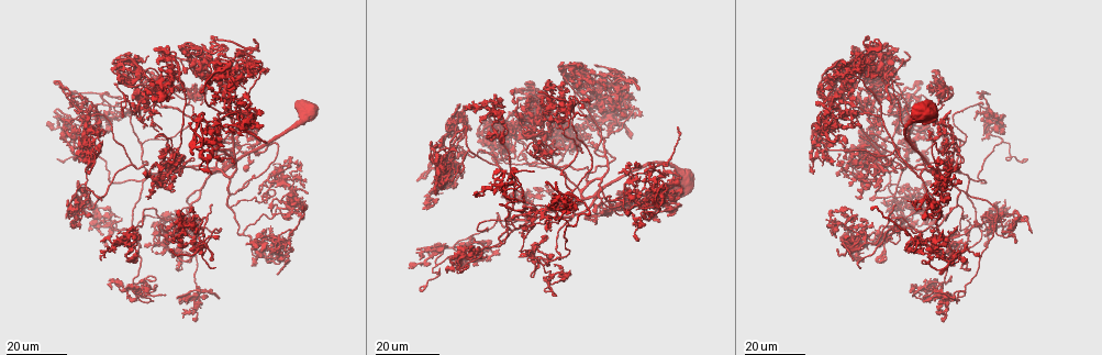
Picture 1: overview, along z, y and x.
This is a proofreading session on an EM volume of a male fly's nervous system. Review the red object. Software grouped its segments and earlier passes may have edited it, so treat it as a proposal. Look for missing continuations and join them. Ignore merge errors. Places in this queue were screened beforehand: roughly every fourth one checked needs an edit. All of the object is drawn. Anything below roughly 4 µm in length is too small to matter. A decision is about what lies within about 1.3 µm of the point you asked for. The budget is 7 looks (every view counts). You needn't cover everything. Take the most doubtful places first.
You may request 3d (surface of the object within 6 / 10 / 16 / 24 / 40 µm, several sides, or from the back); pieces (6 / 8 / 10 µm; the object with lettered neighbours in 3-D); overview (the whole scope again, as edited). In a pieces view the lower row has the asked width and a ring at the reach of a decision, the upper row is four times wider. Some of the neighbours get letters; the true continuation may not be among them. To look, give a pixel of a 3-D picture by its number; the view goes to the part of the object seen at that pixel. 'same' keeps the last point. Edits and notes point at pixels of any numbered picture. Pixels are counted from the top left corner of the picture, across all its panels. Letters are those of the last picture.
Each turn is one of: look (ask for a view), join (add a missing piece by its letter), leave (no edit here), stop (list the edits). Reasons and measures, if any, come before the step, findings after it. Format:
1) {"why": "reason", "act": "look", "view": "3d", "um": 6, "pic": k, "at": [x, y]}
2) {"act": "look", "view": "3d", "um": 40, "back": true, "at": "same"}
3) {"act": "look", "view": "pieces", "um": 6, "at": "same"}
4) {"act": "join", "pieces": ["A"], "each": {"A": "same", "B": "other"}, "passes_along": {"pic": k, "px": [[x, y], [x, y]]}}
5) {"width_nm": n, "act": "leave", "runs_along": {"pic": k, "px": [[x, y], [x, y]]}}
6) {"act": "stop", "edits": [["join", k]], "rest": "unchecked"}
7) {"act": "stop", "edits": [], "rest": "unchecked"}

{"act": "look", "view": "3d", "um": 16, "pic": 1, "at": [585, 115]}

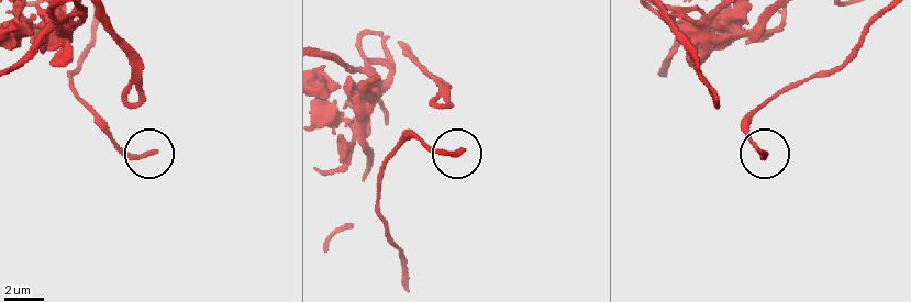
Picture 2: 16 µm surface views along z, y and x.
{"why": "see the neighbours", "act": "look", "view": "pieces", "um": 10, "pic": 2, "at": [154, 152]}

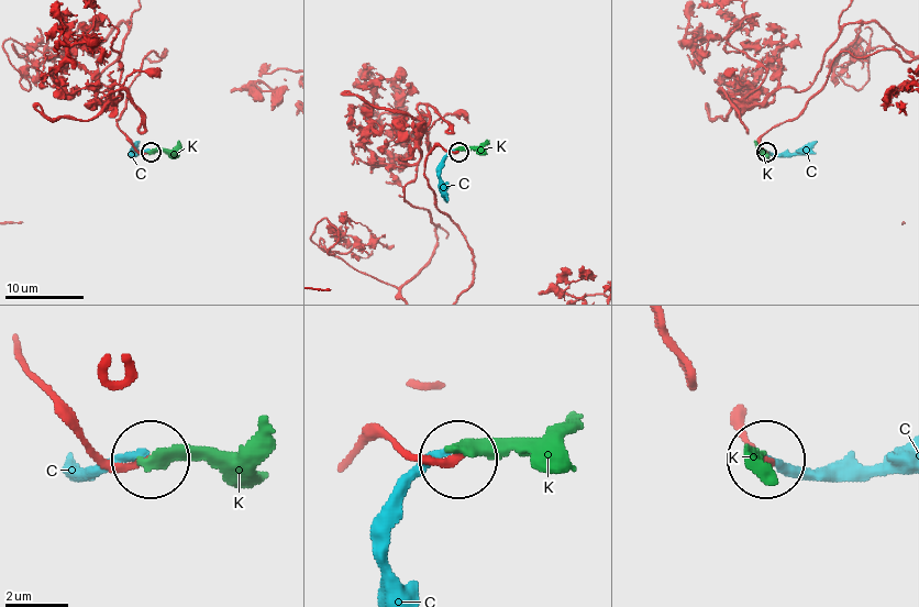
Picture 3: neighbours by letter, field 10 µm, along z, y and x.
{"act": "leave", "each": {"C": "other", "K": "other"}, "runs_along": {"pic": 3, "px": [[349, 461], [380, 438], [435, 461], [456, 461]]}, "found": "no lettered piece goes on from it"}

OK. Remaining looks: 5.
{"why": "free end", "act": "look", "view": "3d", "um": 16, "pic": 1, "at": [444, 244]}

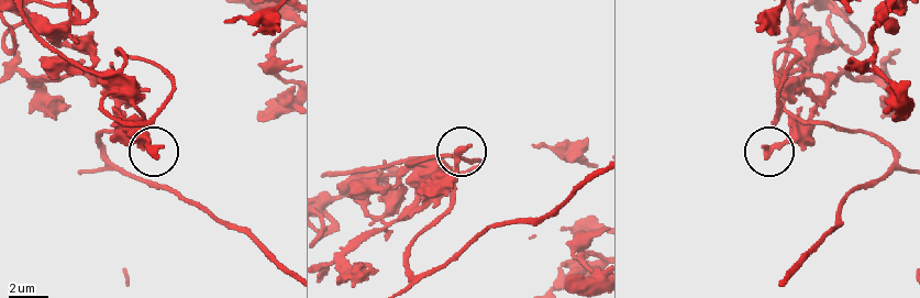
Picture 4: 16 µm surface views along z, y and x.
{"act": "look", "view": "pieces", "um": 8, "pic": 4, "at": [765, 156]}

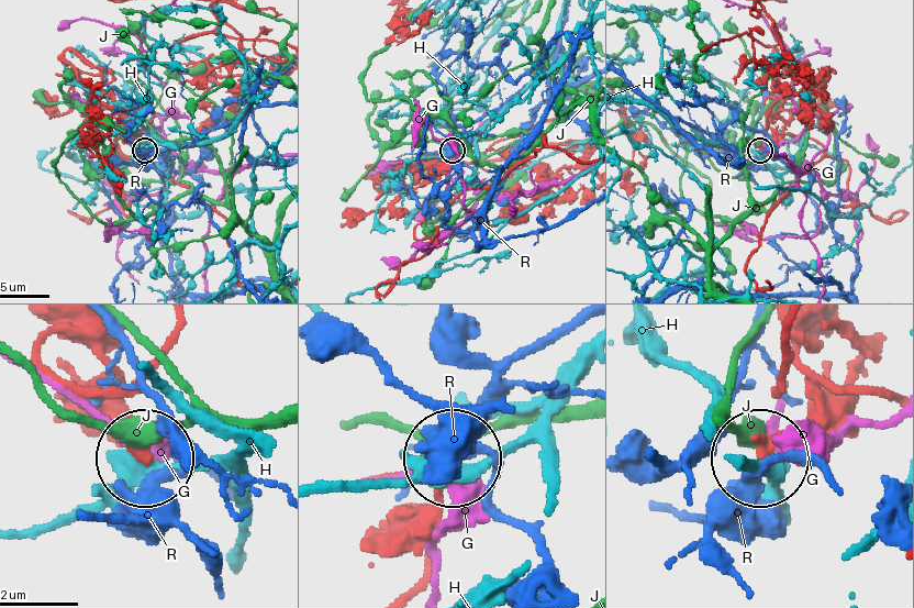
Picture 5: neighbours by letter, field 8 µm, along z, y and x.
{"width_nm": 320, "act": "leave", "each": {"G": "other", "H": "other", "J": "other", "R": "other"}, "found": "no lettered piece goes on from it"}

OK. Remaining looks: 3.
{"why": "stops while still wide", "act": "look", "view": "3d", "um": 16, "pic": 1, "at": [219, 90]}

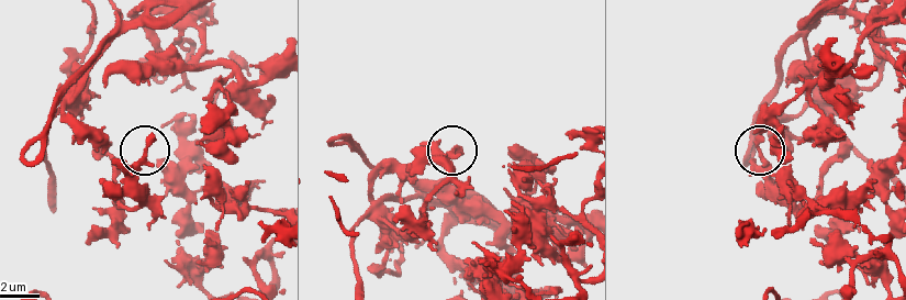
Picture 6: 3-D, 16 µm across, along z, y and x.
{"act": "look", "view": "pieces", "um": 8, "pic": 6, "at": [457, 151]}

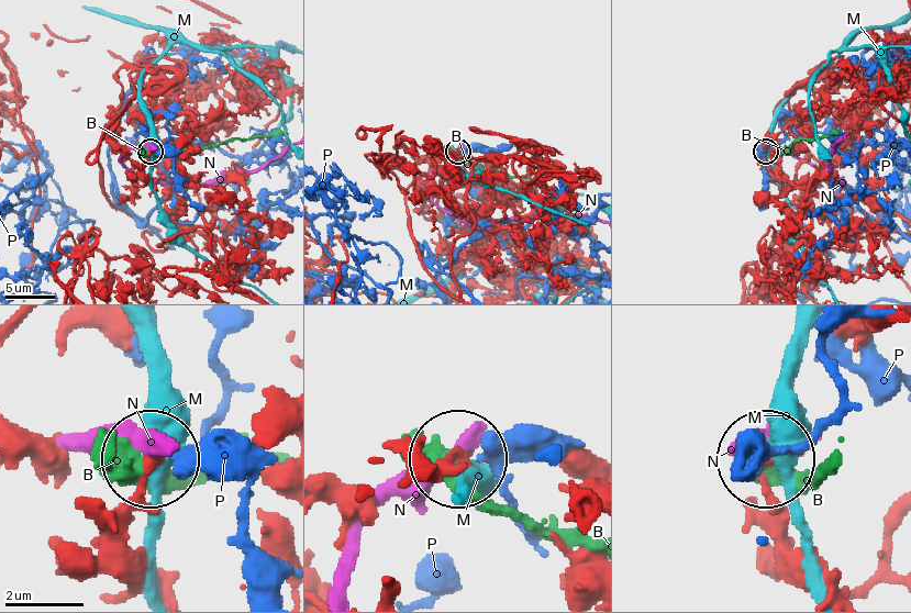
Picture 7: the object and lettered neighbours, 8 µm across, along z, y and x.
{"act": "leave", "each": {"B": "other", "M": "other", "N": "other", "P": "other"}, "found": "no lettered piece goes on from it"}

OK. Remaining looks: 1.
{"act": "stop", "edits": [], "rest": "unchecked"}

